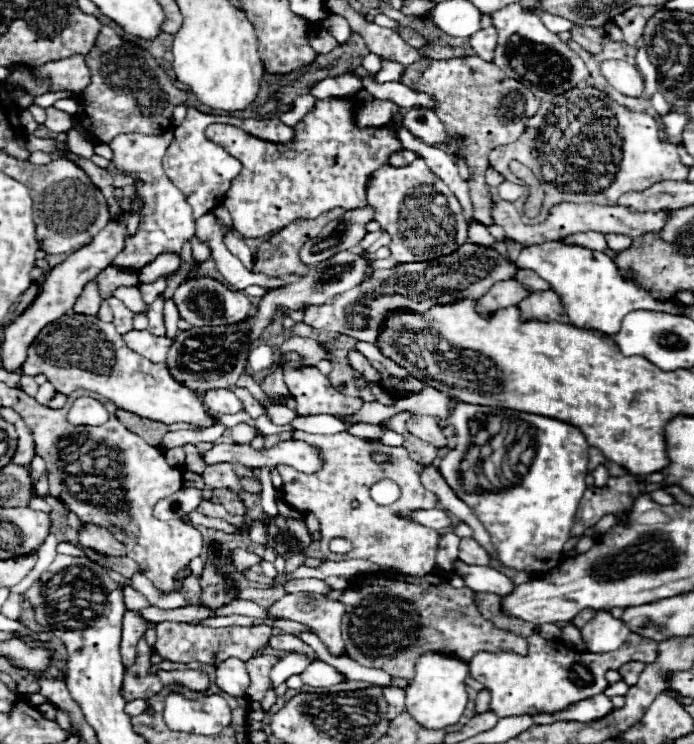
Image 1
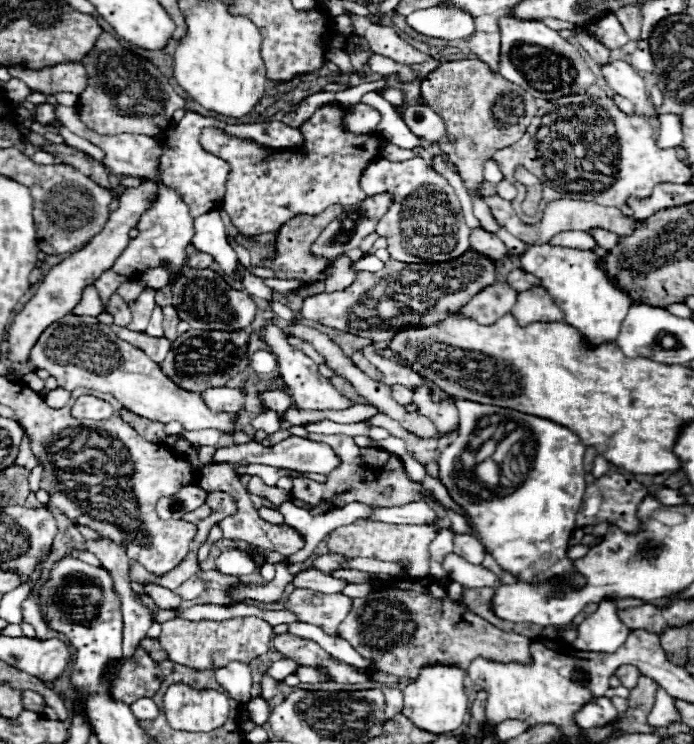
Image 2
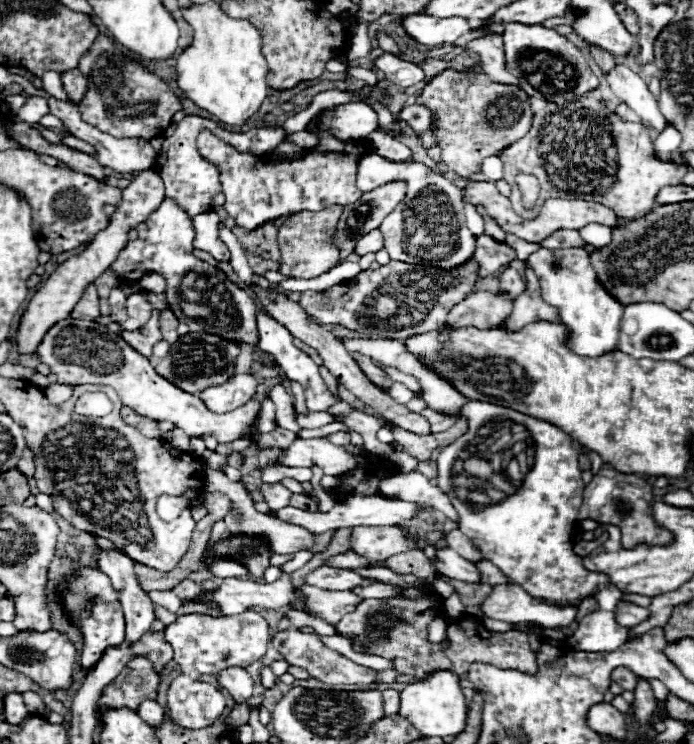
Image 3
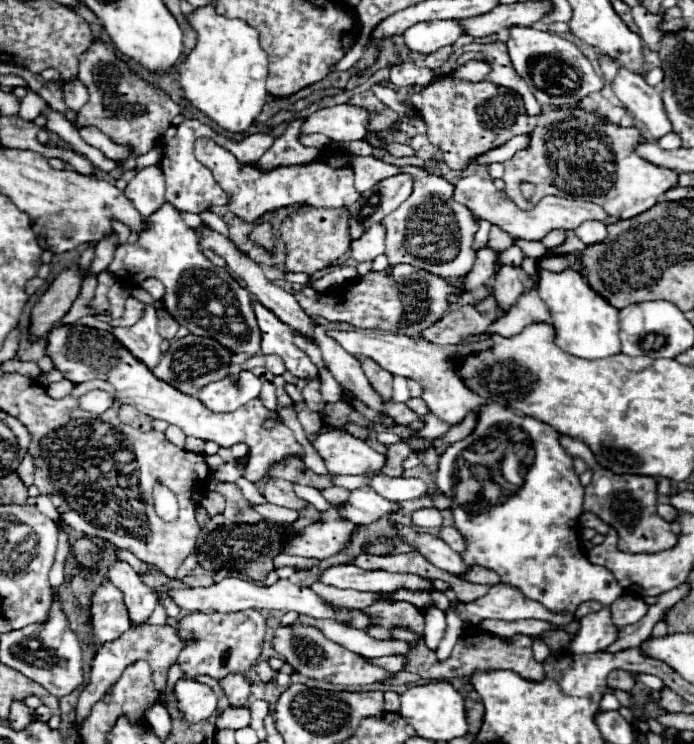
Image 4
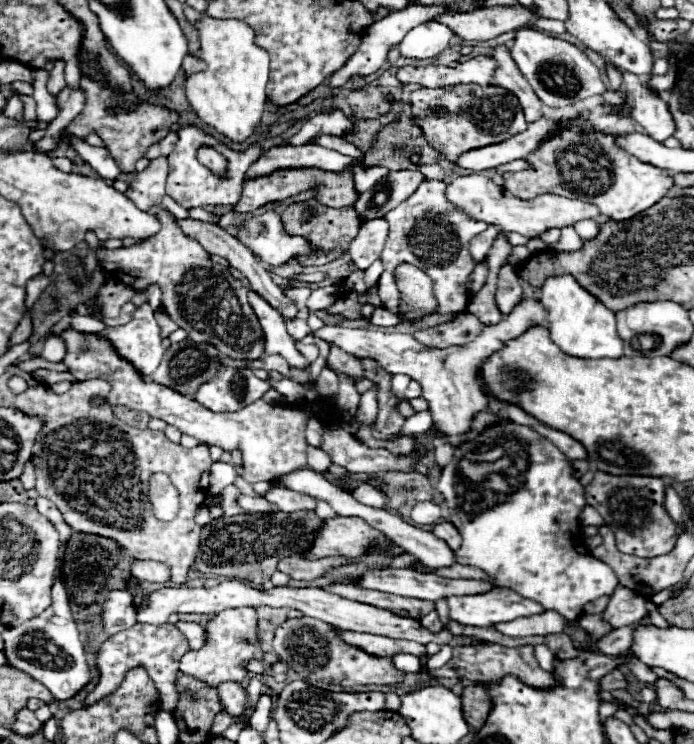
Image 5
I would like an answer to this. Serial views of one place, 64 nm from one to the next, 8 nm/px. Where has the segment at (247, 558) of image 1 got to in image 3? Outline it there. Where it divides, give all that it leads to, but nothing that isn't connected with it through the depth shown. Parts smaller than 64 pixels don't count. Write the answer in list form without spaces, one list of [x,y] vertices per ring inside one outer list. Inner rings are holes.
[[[220,558],[216,560],[210,570],[214,572],[214,576],[220,576],[220,578],[230,578],[230,576],[236,576],[236,578],[242,578],[242,576],[248,576],[248,568],[236,560],[228,560],[228,558]]]

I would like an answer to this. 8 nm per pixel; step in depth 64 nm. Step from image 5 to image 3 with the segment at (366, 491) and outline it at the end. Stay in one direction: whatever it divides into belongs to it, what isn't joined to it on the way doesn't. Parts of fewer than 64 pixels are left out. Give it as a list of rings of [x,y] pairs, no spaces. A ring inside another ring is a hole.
[[[354,496],[354,498],[348,498],[346,502],[338,502],[330,512],[306,512],[306,510],[300,510],[300,508],[294,508],[294,506],[284,506],[282,510],[278,510],[278,518],[282,522],[290,522],[290,524],[296,524],[296,526],[302,526],[306,530],[310,530],[312,534],[324,534],[328,530],[338,530],[338,528],[352,528],[352,526],[390,526],[390,524],[400,524],[404,520],[410,520],[414,516],[420,514],[420,506],[414,504],[414,502],[402,502],[402,500],[382,500],[382,498],[376,498],[376,496],[368,496],[368,498],[360,498],[360,496]]]

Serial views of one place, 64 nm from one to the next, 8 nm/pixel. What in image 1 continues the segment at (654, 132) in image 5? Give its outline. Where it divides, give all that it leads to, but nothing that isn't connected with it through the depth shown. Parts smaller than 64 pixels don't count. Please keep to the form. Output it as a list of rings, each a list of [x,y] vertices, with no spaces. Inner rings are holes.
[[[602,60],[600,62],[602,76],[608,80],[612,88],[616,88],[624,96],[640,96],[644,88],[642,74],[624,60]]]

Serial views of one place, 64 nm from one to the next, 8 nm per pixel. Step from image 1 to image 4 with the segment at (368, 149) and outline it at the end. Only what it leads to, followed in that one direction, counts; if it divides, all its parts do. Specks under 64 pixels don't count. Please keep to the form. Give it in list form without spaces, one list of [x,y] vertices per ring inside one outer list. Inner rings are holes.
[[[198,138],[196,142],[196,158],[212,170],[214,178],[230,194],[228,210],[248,224],[254,224],[260,216],[268,212],[276,212],[280,208],[296,206],[296,204],[314,206],[314,208],[340,208],[354,204],[360,198],[360,192],[356,192],[354,188],[354,170],[328,166],[324,160],[328,154],[330,152],[324,150],[322,156],[318,156],[308,164],[280,166],[270,172],[262,172],[254,164],[242,166],[238,158],[234,158],[234,154],[228,154],[226,148],[218,146],[210,138]]]

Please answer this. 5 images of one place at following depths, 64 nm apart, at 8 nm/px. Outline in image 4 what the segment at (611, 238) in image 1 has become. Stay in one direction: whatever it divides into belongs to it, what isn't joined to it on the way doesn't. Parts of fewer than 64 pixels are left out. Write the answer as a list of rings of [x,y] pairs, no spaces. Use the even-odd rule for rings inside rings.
[[[584,222],[576,228],[576,236],[584,244],[594,244],[594,242],[604,242],[608,236],[608,230],[606,230],[606,224],[602,222]]]

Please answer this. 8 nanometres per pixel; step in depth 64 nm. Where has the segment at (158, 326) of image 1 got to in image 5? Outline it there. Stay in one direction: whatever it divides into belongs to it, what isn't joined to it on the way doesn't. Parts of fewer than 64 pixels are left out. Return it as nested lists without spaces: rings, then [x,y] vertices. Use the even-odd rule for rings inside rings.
[[[150,304],[138,306],[126,326],[106,328],[102,334],[106,334],[114,348],[126,360],[134,362],[136,370],[140,370],[144,376],[150,376],[162,362],[162,336]]]

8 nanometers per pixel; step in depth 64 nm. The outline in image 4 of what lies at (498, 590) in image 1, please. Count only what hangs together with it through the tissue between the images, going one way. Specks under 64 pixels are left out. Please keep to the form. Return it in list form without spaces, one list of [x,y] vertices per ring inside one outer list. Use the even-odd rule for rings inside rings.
[[[396,526],[398,530],[398,538],[404,538],[406,544],[416,544],[416,550],[420,554],[424,554],[428,558],[428,562],[432,562],[436,568],[452,574],[452,576],[460,576],[464,574],[470,566],[466,566],[466,562],[462,562],[462,556],[454,550],[450,550],[450,546],[446,546],[446,542],[442,542],[440,538],[428,536],[428,534],[418,534],[406,526]]]

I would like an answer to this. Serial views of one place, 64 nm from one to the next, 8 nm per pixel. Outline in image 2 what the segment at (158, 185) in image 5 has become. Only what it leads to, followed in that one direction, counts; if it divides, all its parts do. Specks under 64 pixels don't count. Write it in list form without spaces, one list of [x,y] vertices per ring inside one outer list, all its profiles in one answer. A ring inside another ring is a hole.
[[[146,180],[140,188],[128,188],[122,192],[120,196],[120,204],[118,208],[110,214],[104,230],[100,234],[96,234],[82,250],[74,252],[72,256],[68,256],[66,260],[62,260],[60,264],[56,264],[42,280],[38,292],[32,296],[32,300],[24,306],[24,310],[14,316],[14,322],[8,328],[8,360],[18,364],[18,362],[26,362],[30,356],[32,346],[36,344],[36,340],[40,338],[40,334],[56,320],[60,320],[62,316],[66,316],[68,312],[72,312],[72,308],[80,302],[82,290],[90,284],[94,284],[94,280],[106,272],[108,268],[112,268],[112,264],[116,262],[116,258],[122,254],[122,250],[128,246],[128,230],[132,226],[138,224],[140,214],[150,206],[150,198],[156,190],[156,184]]]

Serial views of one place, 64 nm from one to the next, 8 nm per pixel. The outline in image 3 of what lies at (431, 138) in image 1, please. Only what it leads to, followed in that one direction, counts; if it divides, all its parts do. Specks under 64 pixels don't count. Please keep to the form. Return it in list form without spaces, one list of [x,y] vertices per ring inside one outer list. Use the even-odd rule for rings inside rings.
[[[406,106],[400,114],[400,120],[404,120],[416,134],[424,134],[424,132],[432,132],[436,128],[436,116],[432,114],[430,108],[426,106]]]

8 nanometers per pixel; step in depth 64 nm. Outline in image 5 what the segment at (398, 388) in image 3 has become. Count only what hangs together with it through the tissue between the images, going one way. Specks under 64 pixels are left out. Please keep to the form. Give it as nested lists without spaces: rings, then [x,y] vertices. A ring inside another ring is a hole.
[[[392,376],[392,392],[394,392],[396,398],[400,398],[400,400],[404,398],[408,382],[410,382],[408,376]]]

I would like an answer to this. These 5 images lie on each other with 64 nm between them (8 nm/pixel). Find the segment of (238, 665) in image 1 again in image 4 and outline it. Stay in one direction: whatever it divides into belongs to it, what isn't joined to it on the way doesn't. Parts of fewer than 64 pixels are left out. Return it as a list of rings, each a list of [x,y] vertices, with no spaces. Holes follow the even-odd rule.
[[[228,674],[226,678],[222,678],[220,682],[224,694],[230,700],[230,706],[244,706],[250,698],[250,682],[244,674]]]

